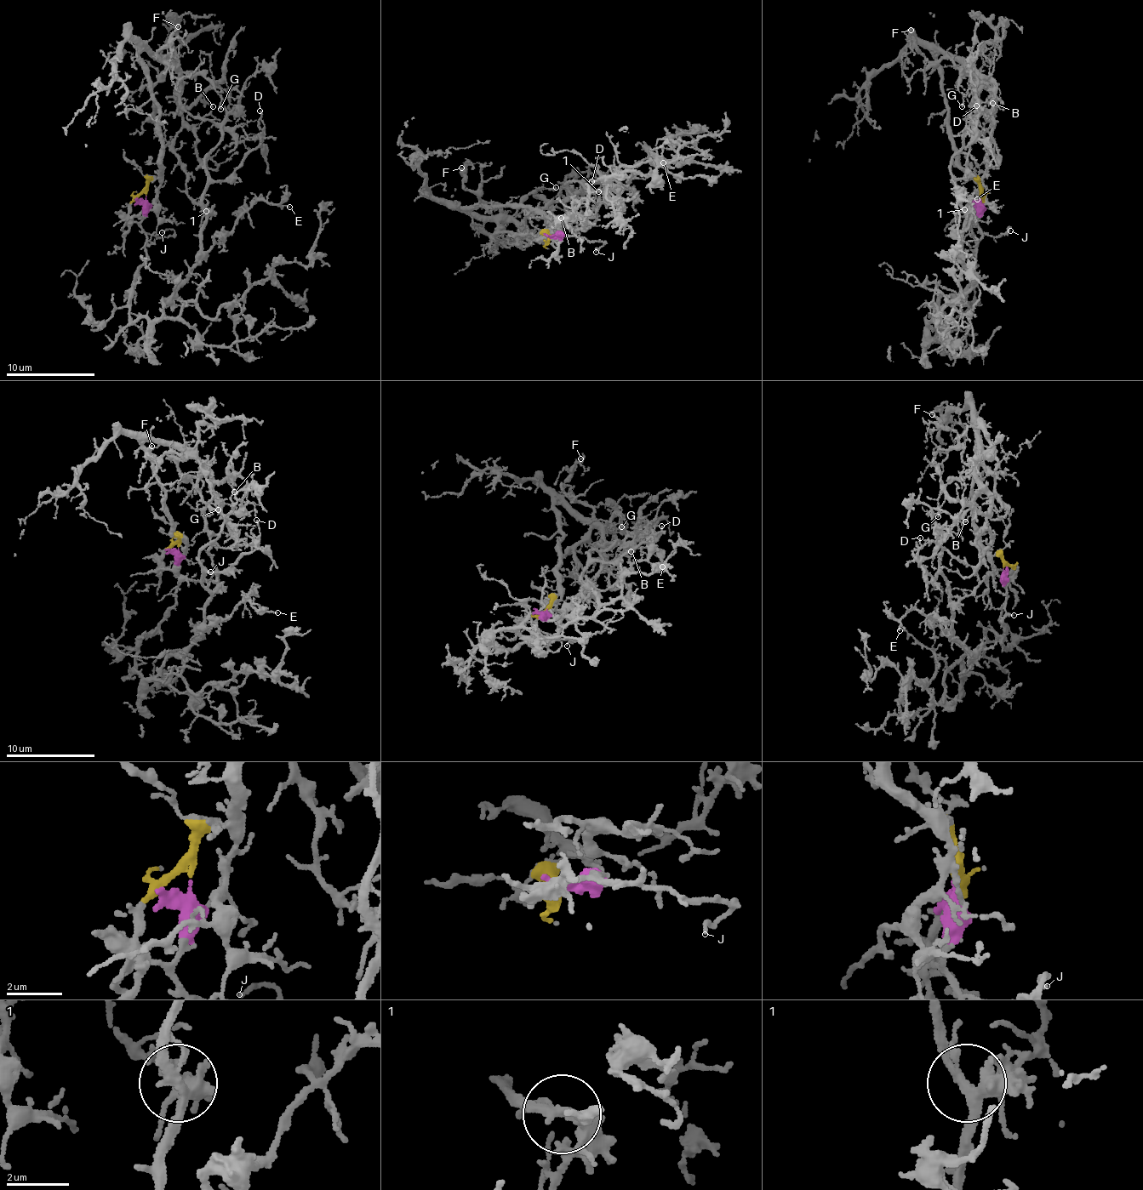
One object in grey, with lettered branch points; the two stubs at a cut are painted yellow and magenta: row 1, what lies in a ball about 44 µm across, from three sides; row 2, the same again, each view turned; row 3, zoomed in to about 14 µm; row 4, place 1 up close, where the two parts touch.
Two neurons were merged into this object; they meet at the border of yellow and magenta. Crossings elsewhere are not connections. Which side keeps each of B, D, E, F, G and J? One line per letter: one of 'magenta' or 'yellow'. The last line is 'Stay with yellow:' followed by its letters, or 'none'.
B: yellow
D: magenta
E: magenta
F: yellow
G: yellow
J: magenta
Stay with yellow: B, F, G

